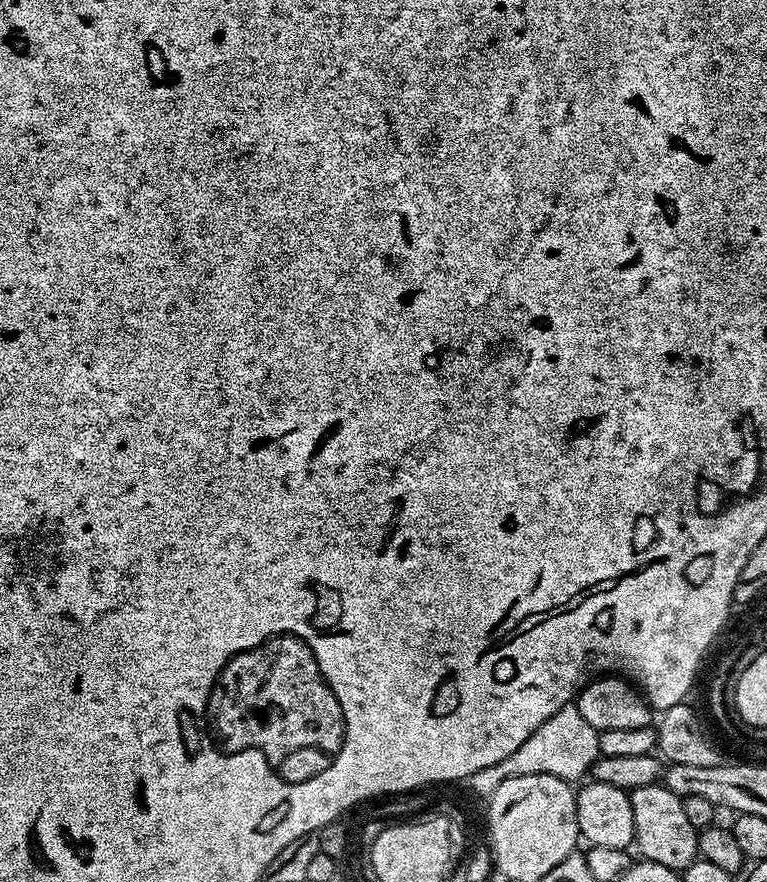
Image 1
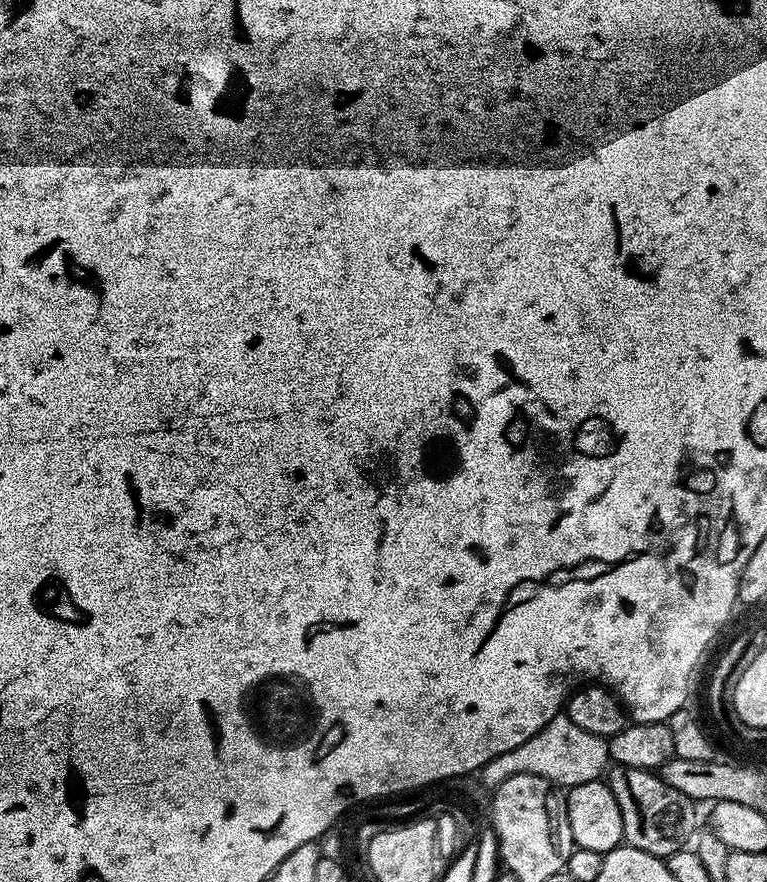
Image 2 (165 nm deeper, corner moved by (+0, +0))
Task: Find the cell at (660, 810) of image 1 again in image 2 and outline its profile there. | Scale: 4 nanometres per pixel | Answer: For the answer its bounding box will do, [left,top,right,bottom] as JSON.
[606,766,697,858]

